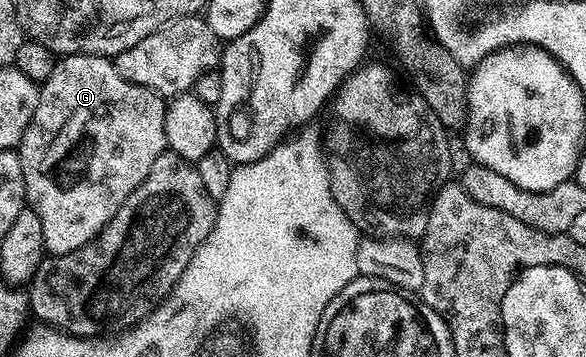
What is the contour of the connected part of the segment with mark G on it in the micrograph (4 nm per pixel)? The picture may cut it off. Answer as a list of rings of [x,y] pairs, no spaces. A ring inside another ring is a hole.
[[[68,54],[55,61],[52,76],[41,83],[36,112],[16,147],[20,168],[24,168],[26,200],[40,218],[45,249],[51,255],[67,254],[91,242],[116,216],[120,204],[144,184],[156,156],[168,150],[164,132],[167,105],[163,95],[124,80],[111,59]]]

